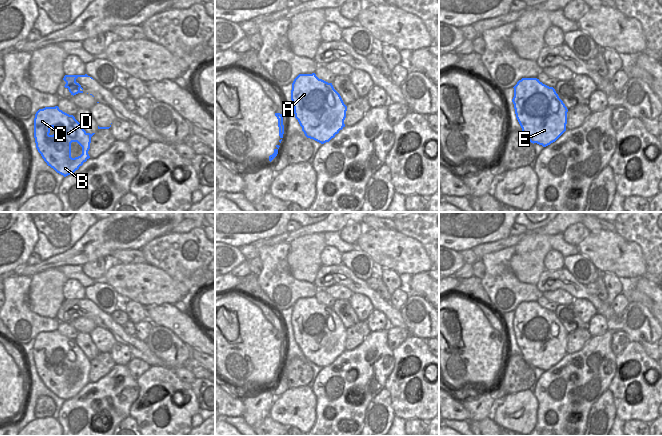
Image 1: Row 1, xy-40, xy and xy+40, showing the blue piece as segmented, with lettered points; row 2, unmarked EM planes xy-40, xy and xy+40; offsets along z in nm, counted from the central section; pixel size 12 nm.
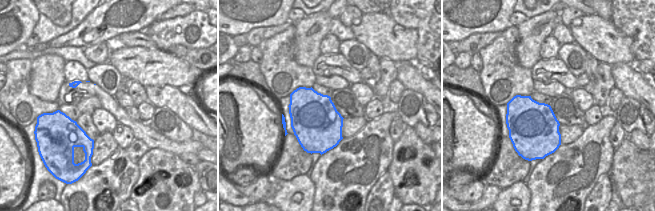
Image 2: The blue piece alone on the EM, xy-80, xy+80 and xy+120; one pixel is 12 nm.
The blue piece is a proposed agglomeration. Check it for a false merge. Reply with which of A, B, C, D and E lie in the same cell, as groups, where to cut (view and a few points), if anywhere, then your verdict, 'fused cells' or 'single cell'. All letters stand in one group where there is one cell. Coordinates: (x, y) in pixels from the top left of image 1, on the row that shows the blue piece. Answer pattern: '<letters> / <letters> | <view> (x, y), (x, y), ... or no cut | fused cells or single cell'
A B C D E | no cut | single cell

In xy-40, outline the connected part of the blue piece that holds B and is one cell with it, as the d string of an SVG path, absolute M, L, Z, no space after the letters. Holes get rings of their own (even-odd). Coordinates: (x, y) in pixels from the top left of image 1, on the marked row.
M55 107L39 109L34 118L34 138L36 148L48 166L64 177L74 173L90 156L91 137L95 133L87 133L73 115L69 115ZM77 142L82 147L82 154L71 157L71 143Z

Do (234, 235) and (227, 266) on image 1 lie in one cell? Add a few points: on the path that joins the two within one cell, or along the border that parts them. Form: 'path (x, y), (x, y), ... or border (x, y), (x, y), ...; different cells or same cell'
border (225, 258), (234, 260), (237, 257), (244, 260); different cells

